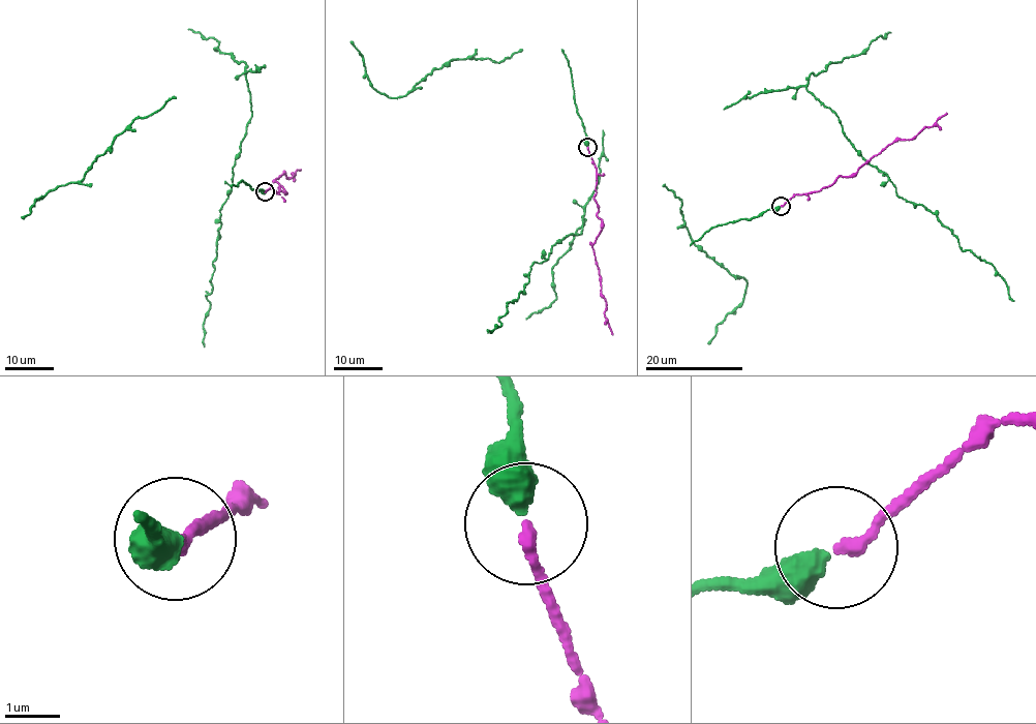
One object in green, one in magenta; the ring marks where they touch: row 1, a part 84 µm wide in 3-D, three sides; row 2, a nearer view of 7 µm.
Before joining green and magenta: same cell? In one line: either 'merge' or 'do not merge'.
merge

